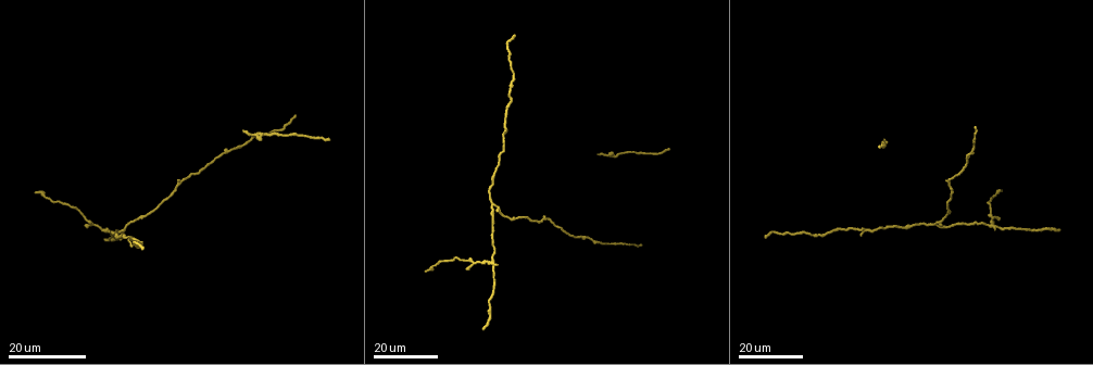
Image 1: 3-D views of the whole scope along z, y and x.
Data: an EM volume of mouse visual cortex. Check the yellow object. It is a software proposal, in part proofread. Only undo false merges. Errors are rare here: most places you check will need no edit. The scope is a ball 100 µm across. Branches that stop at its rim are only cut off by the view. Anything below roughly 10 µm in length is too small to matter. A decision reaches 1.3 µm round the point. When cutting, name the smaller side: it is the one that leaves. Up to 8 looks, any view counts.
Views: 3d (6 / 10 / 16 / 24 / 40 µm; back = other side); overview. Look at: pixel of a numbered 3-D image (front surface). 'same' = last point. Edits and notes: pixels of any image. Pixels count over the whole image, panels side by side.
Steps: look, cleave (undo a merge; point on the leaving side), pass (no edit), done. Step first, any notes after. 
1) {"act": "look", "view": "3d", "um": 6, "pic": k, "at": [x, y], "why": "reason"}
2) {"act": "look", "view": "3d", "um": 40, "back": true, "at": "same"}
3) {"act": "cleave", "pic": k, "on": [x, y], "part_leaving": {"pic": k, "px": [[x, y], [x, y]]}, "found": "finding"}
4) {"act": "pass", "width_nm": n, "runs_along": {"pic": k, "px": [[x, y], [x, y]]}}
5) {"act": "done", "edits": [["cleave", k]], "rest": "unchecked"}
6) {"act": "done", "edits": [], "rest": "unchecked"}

{"act": "look", "view": "3d", "um": 24, "pic": 1, "at": [587, 237]}

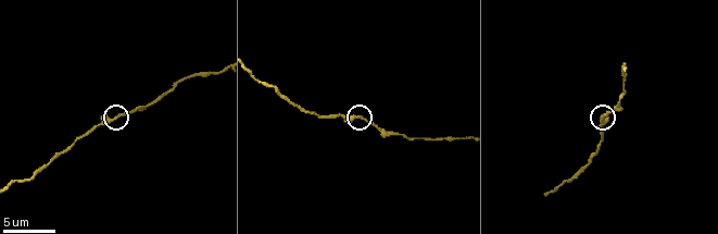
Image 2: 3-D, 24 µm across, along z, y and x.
{"act": "look", "view": "3d", "um": 6, "pic": 2, "at": [360, 116]}

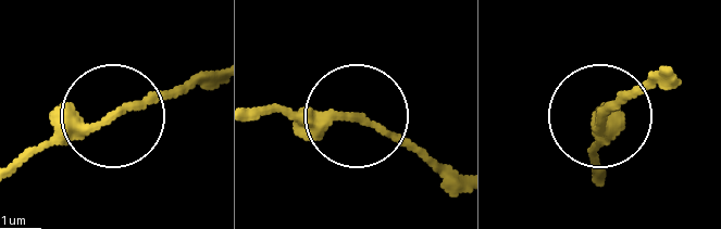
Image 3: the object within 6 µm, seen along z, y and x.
{"act": "pass", "runs_along": {"pic": 3, "px": [[600, 178], [604, 112], [669, 74]]}, "found": "continuous, no second cell"}

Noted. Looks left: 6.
{"act": "look", "view": "3d", "um": 24, "pic": 1, "at": [136, 219], "why": "sudden change in width"}

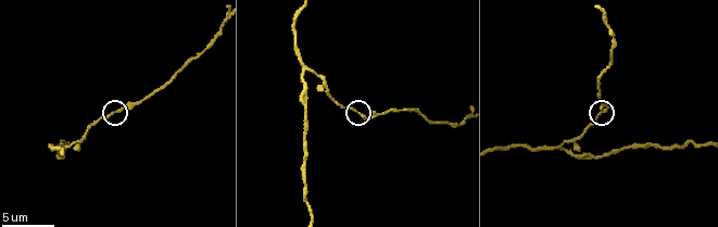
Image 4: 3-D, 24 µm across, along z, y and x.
{"act": "look", "view": "3d", "um": 6, "pic": 4, "at": [122, 109]}

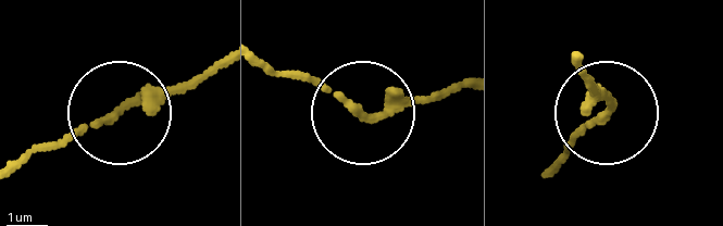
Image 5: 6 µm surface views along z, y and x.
{"act": "pass", "runs_along": {"pic": 5, "px": [[217, 61], [187, 82], [145, 89], [21, 168]]}, "found": "one cell here"}

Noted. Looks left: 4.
{"act": "look", "view": "3d", "um": 24, "pic": 1, "at": [491, 262], "why": "four arms meet"}

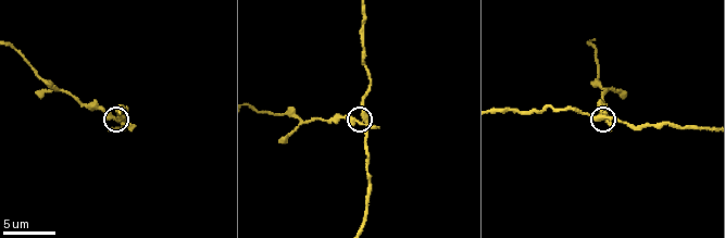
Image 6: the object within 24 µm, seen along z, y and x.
{"act": "look", "view": "3d", "um": 6, "pic": 6, "at": [363, 124]}

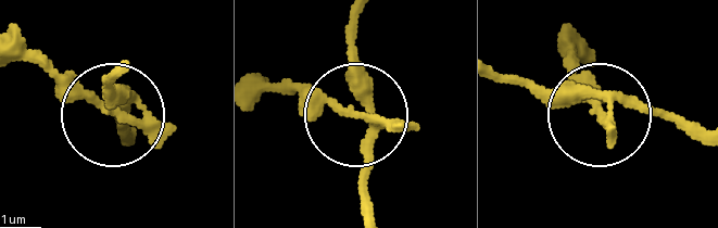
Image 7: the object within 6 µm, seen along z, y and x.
{"act": "cleave", "pic": 7, "on": [340, 115], "arms": 4, "part_leaving": {"pic": 7, "px": [[391, 123], [260, 91]]}, "found": "two cells meet here"}

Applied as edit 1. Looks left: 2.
{"act": "done", "edits": [["cleave", 7]], "rest": "unchecked"}

